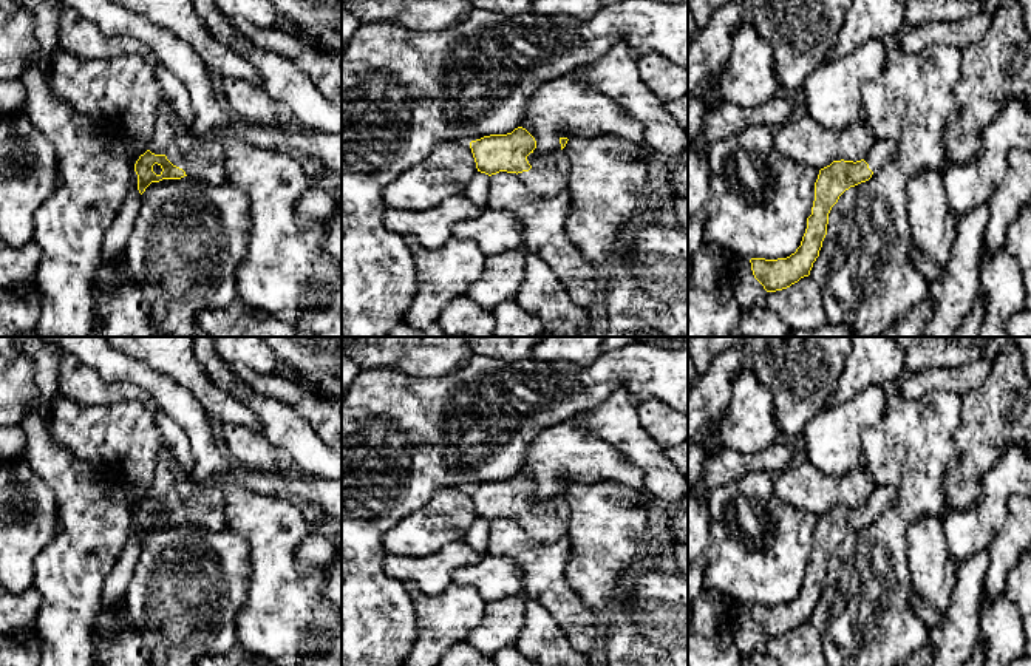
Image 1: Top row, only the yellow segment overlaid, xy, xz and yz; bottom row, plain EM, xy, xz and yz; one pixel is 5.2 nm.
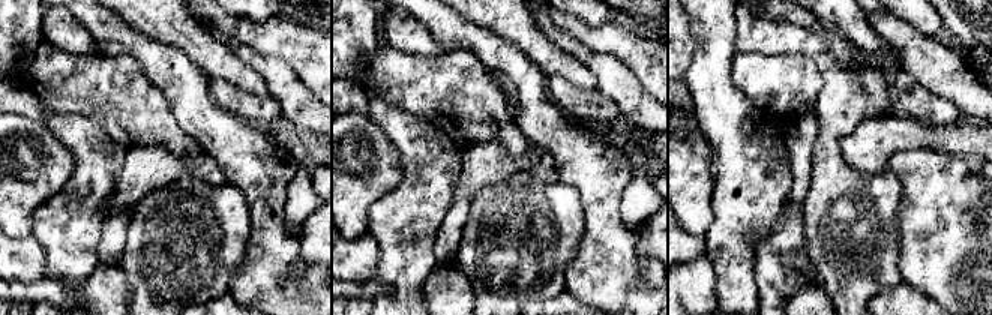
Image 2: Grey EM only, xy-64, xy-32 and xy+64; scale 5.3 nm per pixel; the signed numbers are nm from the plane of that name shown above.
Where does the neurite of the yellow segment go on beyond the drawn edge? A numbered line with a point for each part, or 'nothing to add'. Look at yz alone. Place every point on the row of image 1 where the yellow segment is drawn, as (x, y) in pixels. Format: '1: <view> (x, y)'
1: yz (880, 153)

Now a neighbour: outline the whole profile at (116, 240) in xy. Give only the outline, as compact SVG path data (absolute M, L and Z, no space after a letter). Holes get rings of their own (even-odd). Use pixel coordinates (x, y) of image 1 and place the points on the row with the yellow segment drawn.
M130 139L127 142L127 155L130 164L130 179L128 179L128 192L125 195L125 201L119 209L116 219L104 236L102 243L102 258L104 261L110 261L111 258L121 255L127 250L128 238L134 227L134 221L138 218L139 204L142 195L138 190L138 175L134 172L134 164L141 155L148 150L148 144L142 139Z

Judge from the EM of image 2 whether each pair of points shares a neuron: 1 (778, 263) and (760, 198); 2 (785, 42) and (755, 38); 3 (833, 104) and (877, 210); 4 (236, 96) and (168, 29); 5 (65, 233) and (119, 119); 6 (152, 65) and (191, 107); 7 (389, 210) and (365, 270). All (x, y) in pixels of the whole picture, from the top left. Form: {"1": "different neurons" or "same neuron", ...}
{"1": "different neurons", "2": "same neuron", "3": "same neuron", "4": "different neurons", "5": "different neurons", "6": "same neuron", "7": "different neurons"}

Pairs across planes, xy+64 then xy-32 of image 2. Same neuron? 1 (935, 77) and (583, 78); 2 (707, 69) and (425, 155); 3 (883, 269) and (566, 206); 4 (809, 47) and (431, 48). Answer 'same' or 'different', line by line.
1: different
2: same
3: same
4: same

